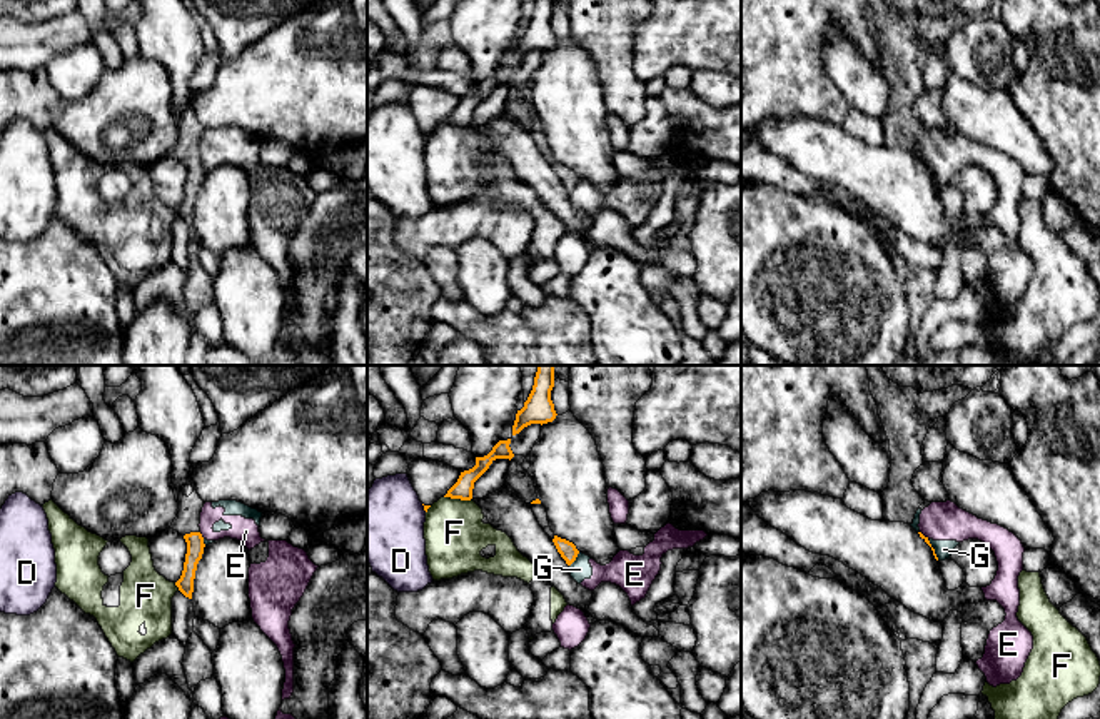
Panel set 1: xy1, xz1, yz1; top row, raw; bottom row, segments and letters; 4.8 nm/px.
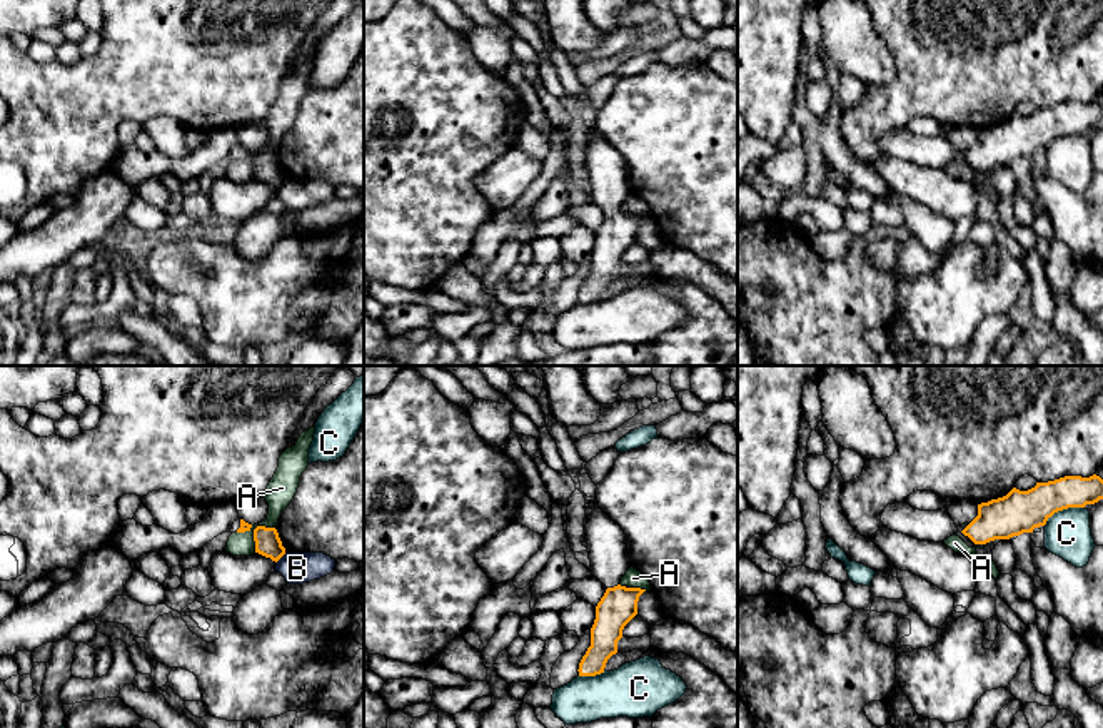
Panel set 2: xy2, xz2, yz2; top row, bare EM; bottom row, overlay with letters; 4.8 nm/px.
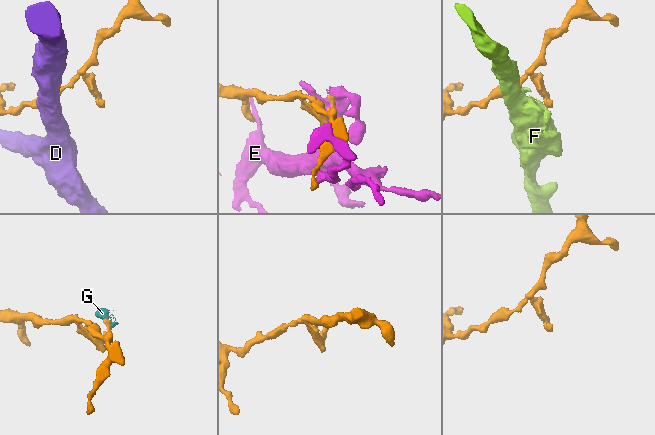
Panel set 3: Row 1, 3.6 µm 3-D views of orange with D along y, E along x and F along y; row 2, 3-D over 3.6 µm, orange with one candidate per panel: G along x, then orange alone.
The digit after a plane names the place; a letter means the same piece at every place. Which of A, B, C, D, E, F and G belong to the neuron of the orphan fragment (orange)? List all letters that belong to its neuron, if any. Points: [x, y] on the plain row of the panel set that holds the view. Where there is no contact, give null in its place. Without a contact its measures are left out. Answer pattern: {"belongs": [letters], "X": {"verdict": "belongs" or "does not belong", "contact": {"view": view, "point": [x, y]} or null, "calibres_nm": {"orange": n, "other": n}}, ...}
{"belongs": [], "A": {"verdict": "does not belong", "contact": {"view": "xy2", "point": [257, 152]}, "calibres_nm": {"orange": 130, "other": 140}}, "B": {"verdict": "does not belong", "contact": {"view": "xy2", "point": [281, 182]}, "calibres_nm": {"orange": 130, "other": 150}}, "C": {"verdict": "does not belong", "contact": {"view": "yz2", "point": [1063, 134]}, "calibres_nm": {"orange": 200, "other": 220}}, "D": {"verdict": "does not belong", "contact": {"view": "xz1", "point": [424, 134]}, "calibres_nm": {"orange": 20, "other": 380}}, "E": {"verdict": "does not belong", "contact": {"view": "xy1", "point": [201, 162]}, "calibres_nm": {"orange": 80, "other": 120}}, "F": {"verdict": "does not belong", "contact": {"view": "xz1", "point": [458, 124]}, "calibres_nm": {"orange": 100, "other": 300}}, "G": {"verdict": "does not belong", "contact": {"view": "xz1", "point": [575, 186]}, "calibres_nm": {"orange": 90, "other": 100}}}

